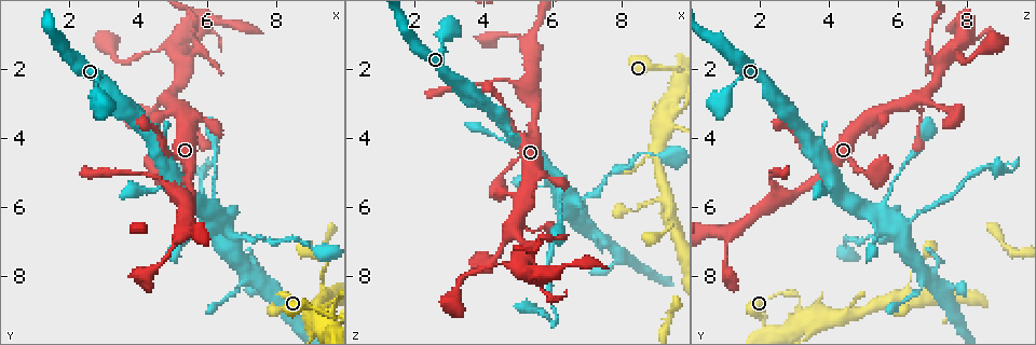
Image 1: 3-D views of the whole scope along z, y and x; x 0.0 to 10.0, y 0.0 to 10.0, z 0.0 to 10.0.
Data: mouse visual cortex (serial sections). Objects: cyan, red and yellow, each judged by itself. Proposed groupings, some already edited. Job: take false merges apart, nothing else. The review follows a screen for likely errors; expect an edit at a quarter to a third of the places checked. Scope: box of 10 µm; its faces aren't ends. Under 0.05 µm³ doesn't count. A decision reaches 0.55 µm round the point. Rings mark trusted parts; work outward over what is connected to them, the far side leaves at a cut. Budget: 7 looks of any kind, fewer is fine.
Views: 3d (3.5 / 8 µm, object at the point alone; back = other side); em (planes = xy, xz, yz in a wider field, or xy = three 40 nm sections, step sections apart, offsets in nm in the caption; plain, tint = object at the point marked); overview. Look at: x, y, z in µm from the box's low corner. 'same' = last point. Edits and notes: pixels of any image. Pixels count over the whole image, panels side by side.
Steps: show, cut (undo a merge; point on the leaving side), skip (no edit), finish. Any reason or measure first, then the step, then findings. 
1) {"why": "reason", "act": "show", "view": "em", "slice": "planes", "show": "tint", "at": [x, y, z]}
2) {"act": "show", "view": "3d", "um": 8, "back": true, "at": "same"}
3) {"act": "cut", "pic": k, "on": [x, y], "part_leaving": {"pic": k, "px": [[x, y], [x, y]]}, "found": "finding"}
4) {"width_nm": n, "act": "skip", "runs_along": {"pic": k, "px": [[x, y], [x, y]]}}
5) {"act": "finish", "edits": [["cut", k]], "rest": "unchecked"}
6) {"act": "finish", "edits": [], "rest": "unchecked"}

{"why": "calibre changes", "act": "show", "view": "3d", "um": 8, "at": [5.65, 1.05, 6.95]}

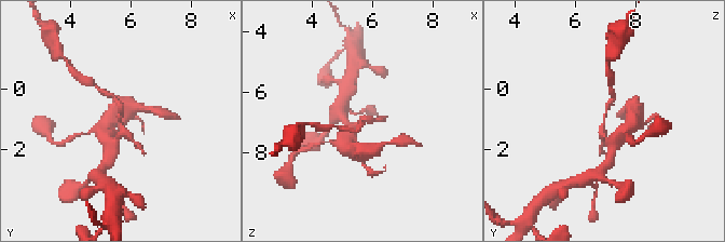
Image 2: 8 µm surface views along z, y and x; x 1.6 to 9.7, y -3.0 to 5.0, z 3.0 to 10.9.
{"act": "show", "view": "3d", "um": 3.5, "at": "same"}

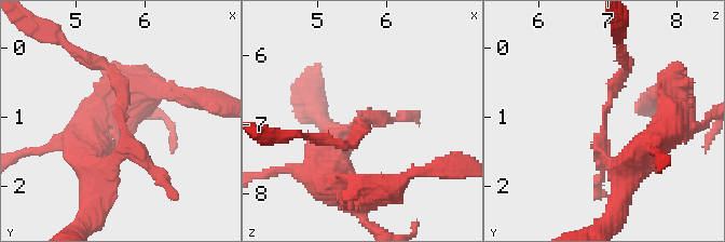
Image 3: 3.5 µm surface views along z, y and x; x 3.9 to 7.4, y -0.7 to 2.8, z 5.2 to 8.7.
{"act": "show", "view": "em", "slice": "xy", "step": 5, "show": "tint", "at": [5.70, 1.05, 6.95]}

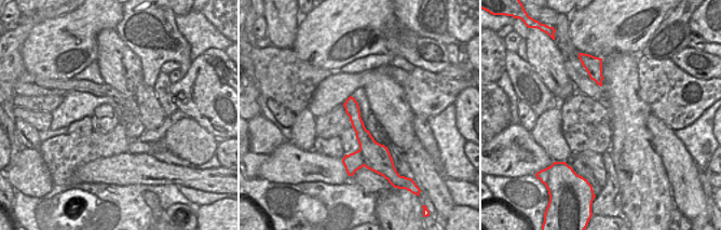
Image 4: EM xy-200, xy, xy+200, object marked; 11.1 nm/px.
{"width_nm": 160, "act": "cut", "pic": 3, "on": [597, 183], "part_leaving": {"pic": 3, "px": [[600, 149], [603, 116], [628, 66], [625, 59]]}, "found": "a second cell is stuck on"}

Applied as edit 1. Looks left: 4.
{"why": "see it whole again", "act": "show", "view": "overview"}

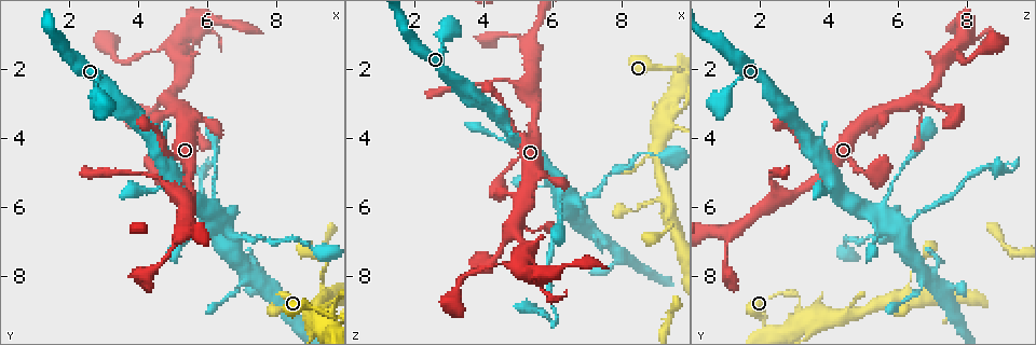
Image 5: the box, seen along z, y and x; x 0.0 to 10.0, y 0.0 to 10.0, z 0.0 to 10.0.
{"why": "thin neck", "act": "show", "view": "3d", "um": 3.5, "at": [6.20, 4.80, 9.25]}

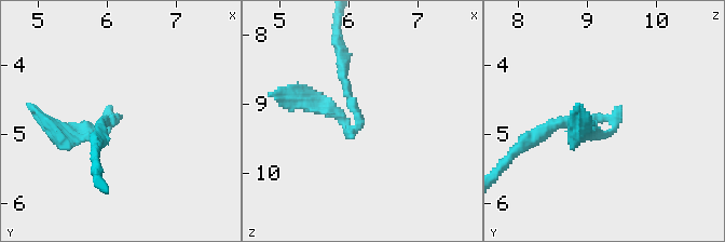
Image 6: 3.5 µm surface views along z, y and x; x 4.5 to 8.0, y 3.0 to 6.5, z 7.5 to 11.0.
{"act": "cut", "pic": 6, "on": [82, 129], "part_leaving": {"pic": 6, "px": [[353, 130], [330, 107], [274, 96]]}, "found": "a second cell is stuck on"}

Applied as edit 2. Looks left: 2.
{"why": "abrupt turn", "act": "show", "view": "3d", "um": 3.5, "at": [6.60, 6.75, 5.90]}

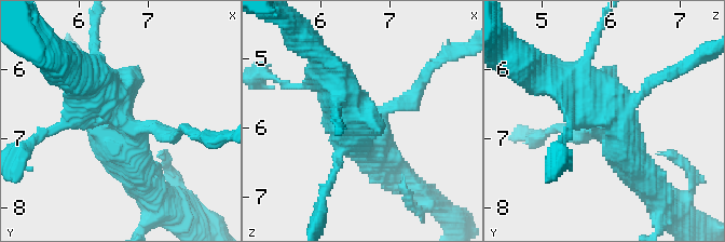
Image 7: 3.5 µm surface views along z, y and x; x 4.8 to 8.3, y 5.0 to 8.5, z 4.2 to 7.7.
{"act": "show", "view": "em", "slice": "xy", "step": 5, "show": "tint", "at": "same"}

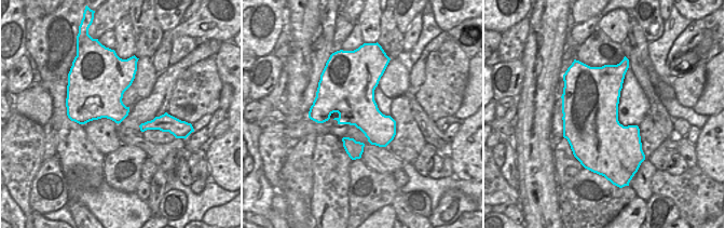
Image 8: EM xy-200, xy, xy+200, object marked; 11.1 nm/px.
{"act": "skip", "runs_along": {"pic": 7, "px": [[560, 80], [610, 104], [637, 170]]}, "found": "continuous, no second cell"}

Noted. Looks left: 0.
{"act": "finish", "edits": [["cut", 3], ["cut", 6]], "rest": "unchecked"}

